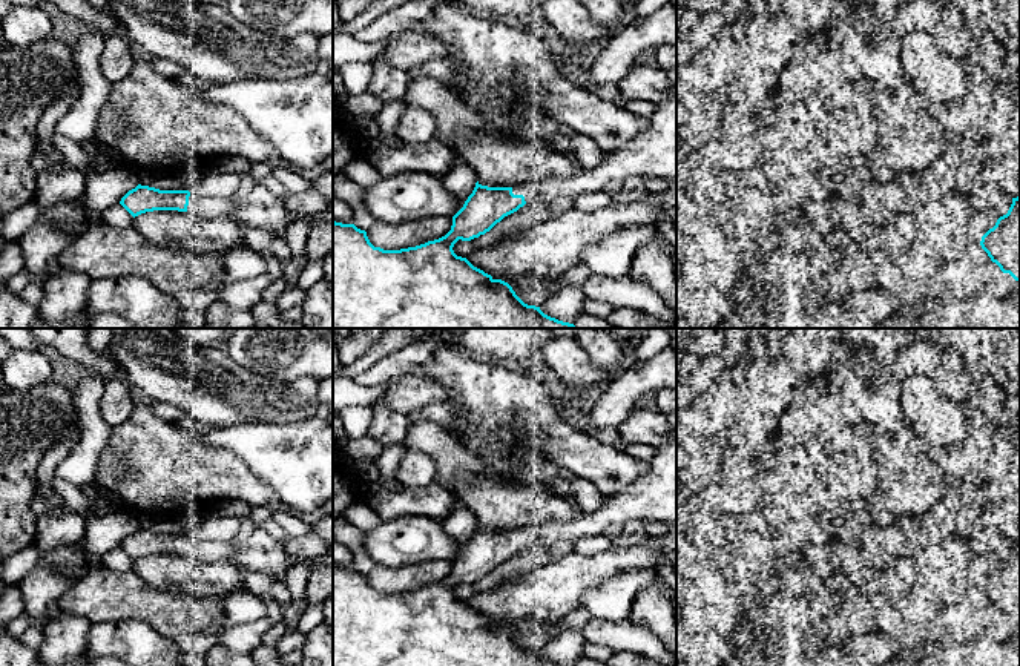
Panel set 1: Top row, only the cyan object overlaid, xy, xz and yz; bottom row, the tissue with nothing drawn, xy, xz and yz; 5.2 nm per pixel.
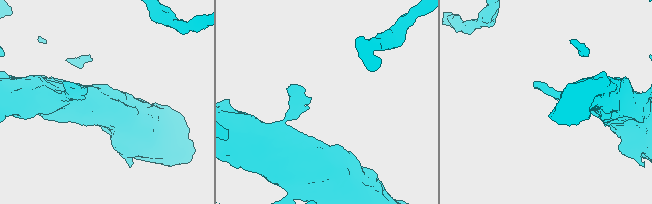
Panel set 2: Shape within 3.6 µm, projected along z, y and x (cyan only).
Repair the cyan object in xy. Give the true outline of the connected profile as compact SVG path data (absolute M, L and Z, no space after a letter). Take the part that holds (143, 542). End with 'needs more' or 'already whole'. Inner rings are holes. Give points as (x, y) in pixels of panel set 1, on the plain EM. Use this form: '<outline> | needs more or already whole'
M259 525L244 540L201 540L190 537L189 534L160 534L149 529L138 528L129 534L120 545L120 548L135 562L146 556L153 554L178 554L201 559L204 562L229 562L236 568L248 568L253 571L270 572L279 579L294 569L296 566L305 566L310 572L319 568L333 566L333 546L322 556L314 559L298 559L291 549L282 546Z | needs more

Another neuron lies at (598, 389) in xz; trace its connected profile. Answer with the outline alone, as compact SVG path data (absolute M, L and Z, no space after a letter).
M612 378L600 381L587 388L578 388L577 391L571 391L571 393L572 393L572 397L595 399L597 396L601 396L603 393L606 393L610 384L612 384Z

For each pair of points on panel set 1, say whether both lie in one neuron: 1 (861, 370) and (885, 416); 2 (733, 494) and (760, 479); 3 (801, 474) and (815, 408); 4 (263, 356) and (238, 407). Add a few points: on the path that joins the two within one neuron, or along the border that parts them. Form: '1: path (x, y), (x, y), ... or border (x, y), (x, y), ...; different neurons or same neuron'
1: path (862, 381), (864, 390), (879, 405); same neuron
2: path (740, 494), (744, 494), (753, 485); same neuron
3: path (812, 458), (812, 444), (807, 439), (809, 425); same neuron
4: border (226, 350), (235, 361), (255, 372), (290, 381); different neurons

